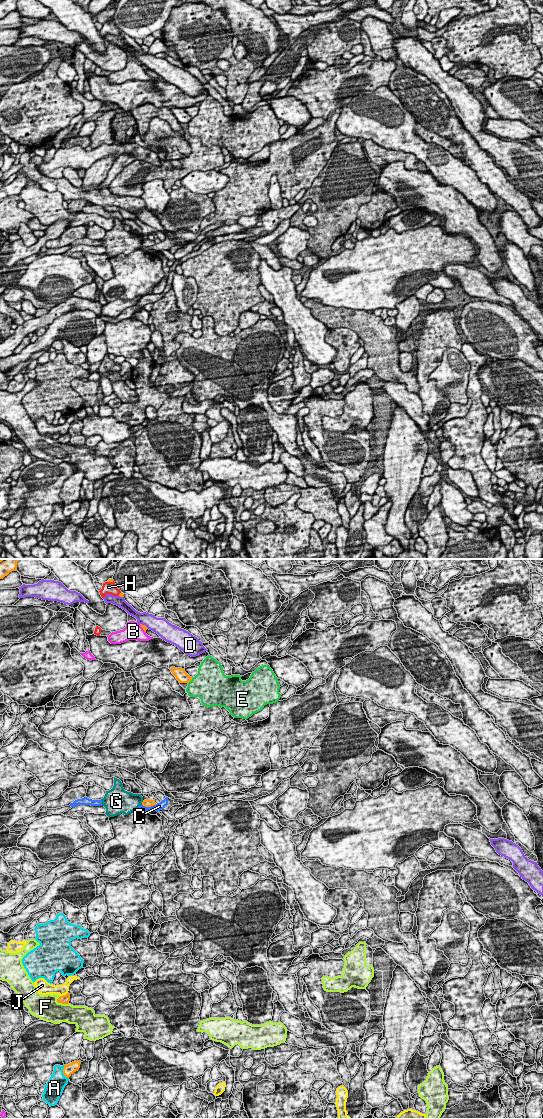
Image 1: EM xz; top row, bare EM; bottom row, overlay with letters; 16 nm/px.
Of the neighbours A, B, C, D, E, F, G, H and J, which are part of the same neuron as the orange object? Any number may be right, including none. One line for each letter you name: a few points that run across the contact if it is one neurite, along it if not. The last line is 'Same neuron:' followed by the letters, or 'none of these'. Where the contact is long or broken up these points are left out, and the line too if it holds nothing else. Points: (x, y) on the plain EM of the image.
Same neuron: none of these

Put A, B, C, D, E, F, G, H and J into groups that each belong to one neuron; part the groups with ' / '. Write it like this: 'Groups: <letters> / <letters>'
Groups: A / B / C / D / E / F / G / H / J

